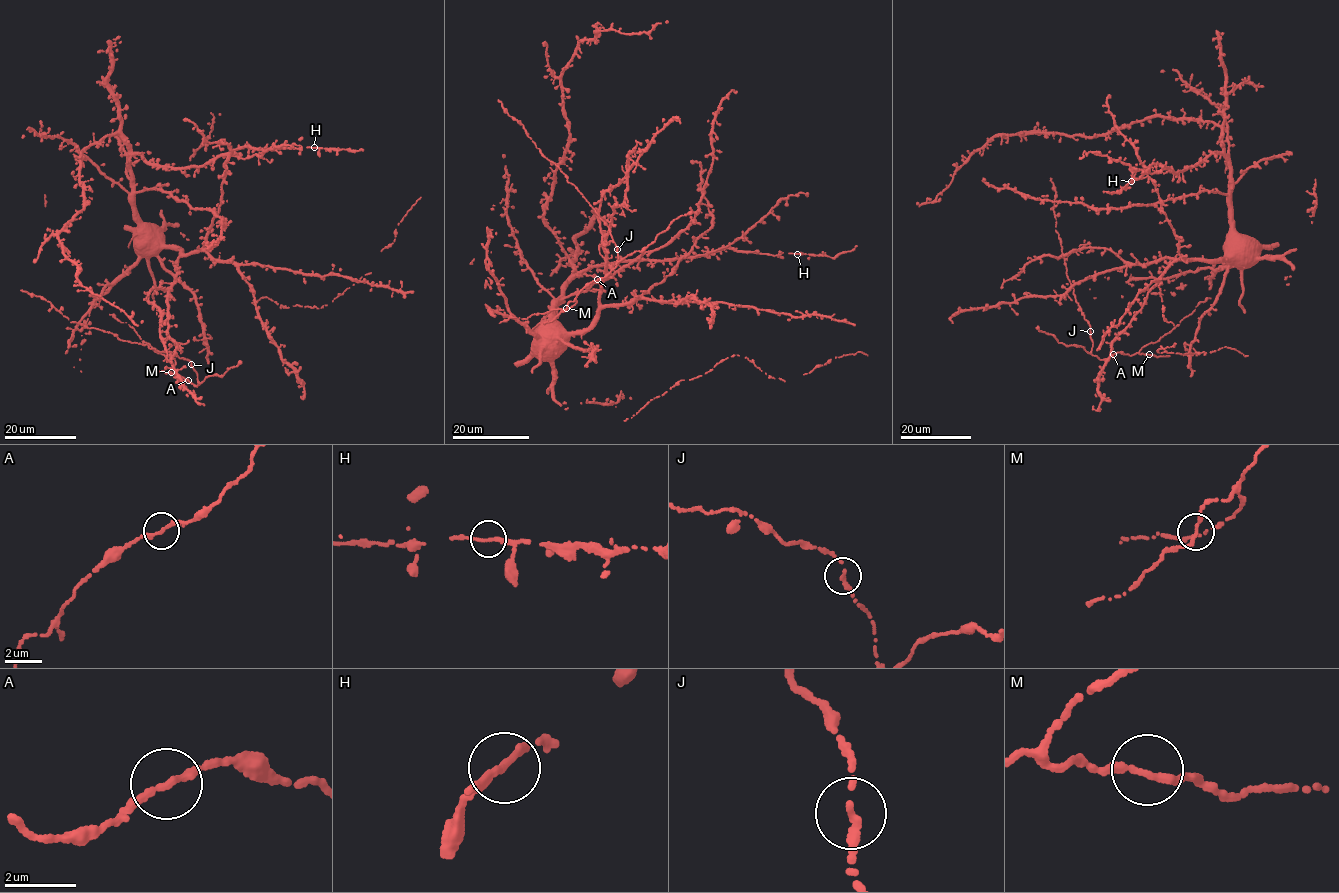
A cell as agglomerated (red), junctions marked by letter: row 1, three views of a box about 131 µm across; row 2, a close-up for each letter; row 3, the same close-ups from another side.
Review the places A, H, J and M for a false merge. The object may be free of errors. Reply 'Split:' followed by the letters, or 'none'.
Split: none

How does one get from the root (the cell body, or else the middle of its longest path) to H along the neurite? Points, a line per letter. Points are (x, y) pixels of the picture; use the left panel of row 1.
H: (143, 238), (151, 230), (135, 207), (133, 154), (184, 168), (202, 167), (245, 146), (314, 147)

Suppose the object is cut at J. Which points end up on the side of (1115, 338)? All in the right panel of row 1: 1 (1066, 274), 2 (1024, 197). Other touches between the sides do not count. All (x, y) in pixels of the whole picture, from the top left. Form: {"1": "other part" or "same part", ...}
{"1": "other part", "2": "same part"}

